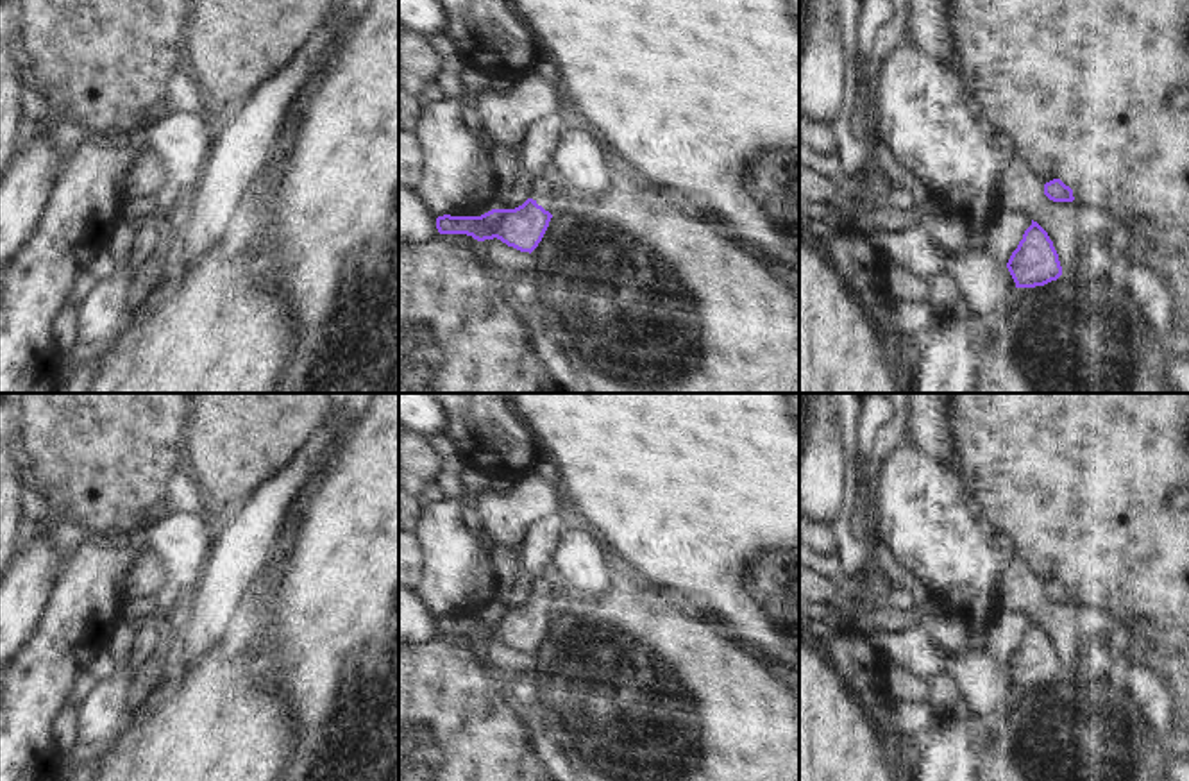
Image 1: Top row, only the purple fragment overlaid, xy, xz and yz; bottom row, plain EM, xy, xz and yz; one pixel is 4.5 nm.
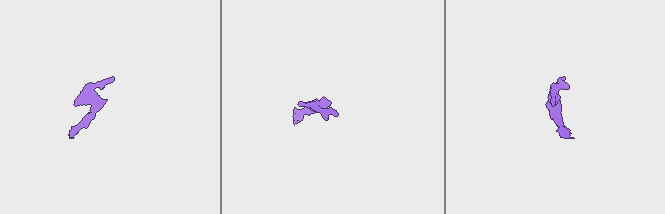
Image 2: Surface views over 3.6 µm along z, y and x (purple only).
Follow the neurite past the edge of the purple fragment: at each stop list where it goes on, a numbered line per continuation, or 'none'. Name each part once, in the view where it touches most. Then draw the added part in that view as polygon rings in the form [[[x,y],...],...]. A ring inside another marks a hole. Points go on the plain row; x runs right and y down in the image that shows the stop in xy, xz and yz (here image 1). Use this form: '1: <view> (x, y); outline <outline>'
1: xz (540, 596); outline [[[540,581],[535,593],[531,595],[531,599],[542,606],[545,611],[549,611],[551,606],[551,595],[545,592],[547,583]]]

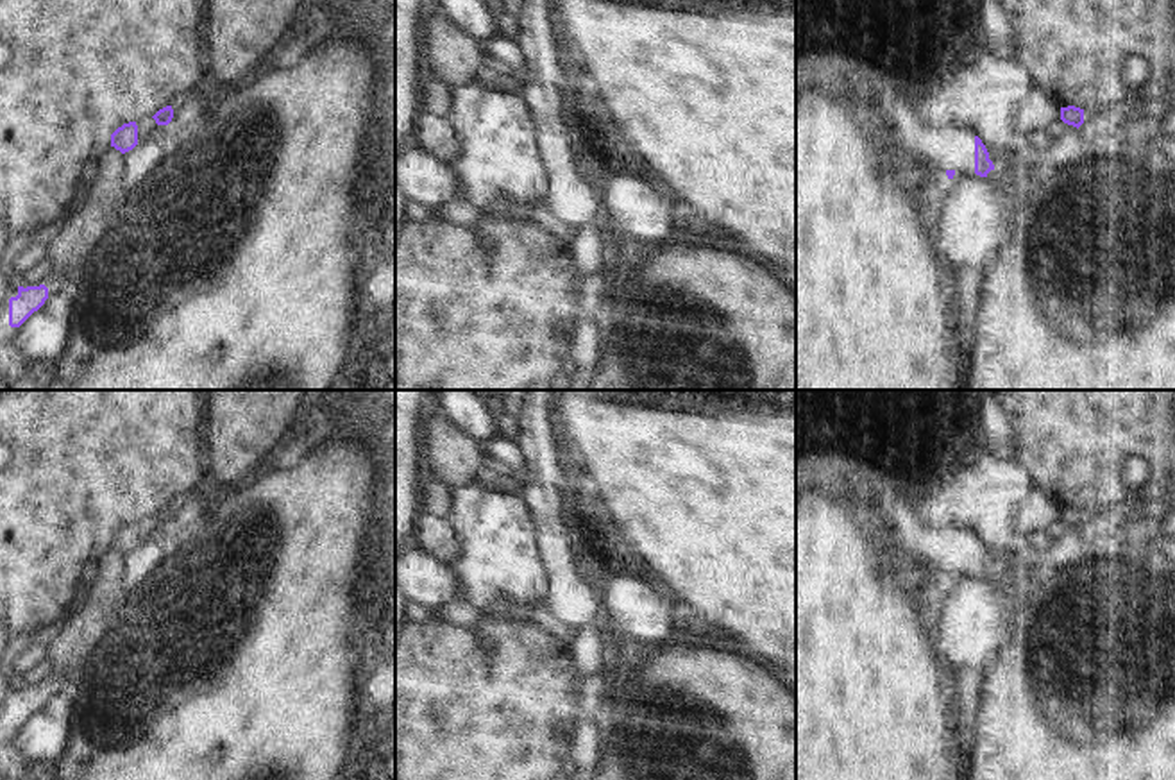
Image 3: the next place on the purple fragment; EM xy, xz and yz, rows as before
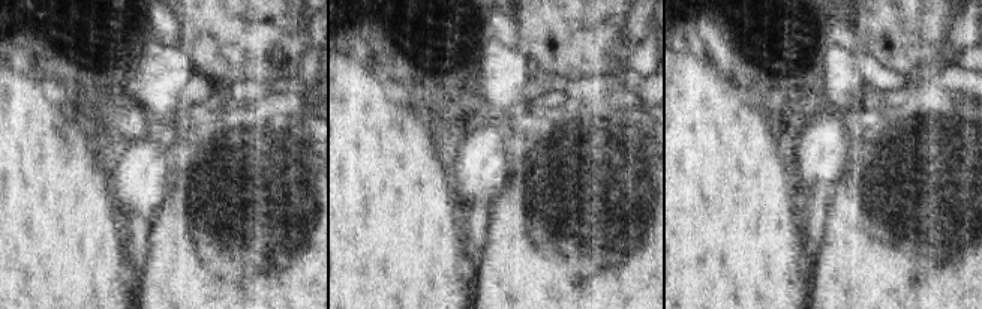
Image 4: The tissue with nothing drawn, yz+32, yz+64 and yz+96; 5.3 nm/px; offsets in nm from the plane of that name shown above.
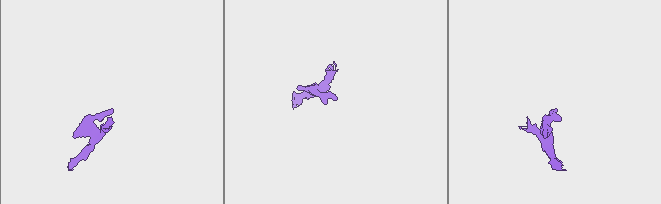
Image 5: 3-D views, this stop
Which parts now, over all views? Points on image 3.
1: yz (952, 548); outline [[[887,499],[883,522],[875,528],[875,533],[892,551],[914,551],[928,562],[934,562],[941,571],[953,571],[953,578],[975,574],[975,533],[959,526],[950,526],[939,531],[930,530],[912,513],[910,506],[903,501]]]

